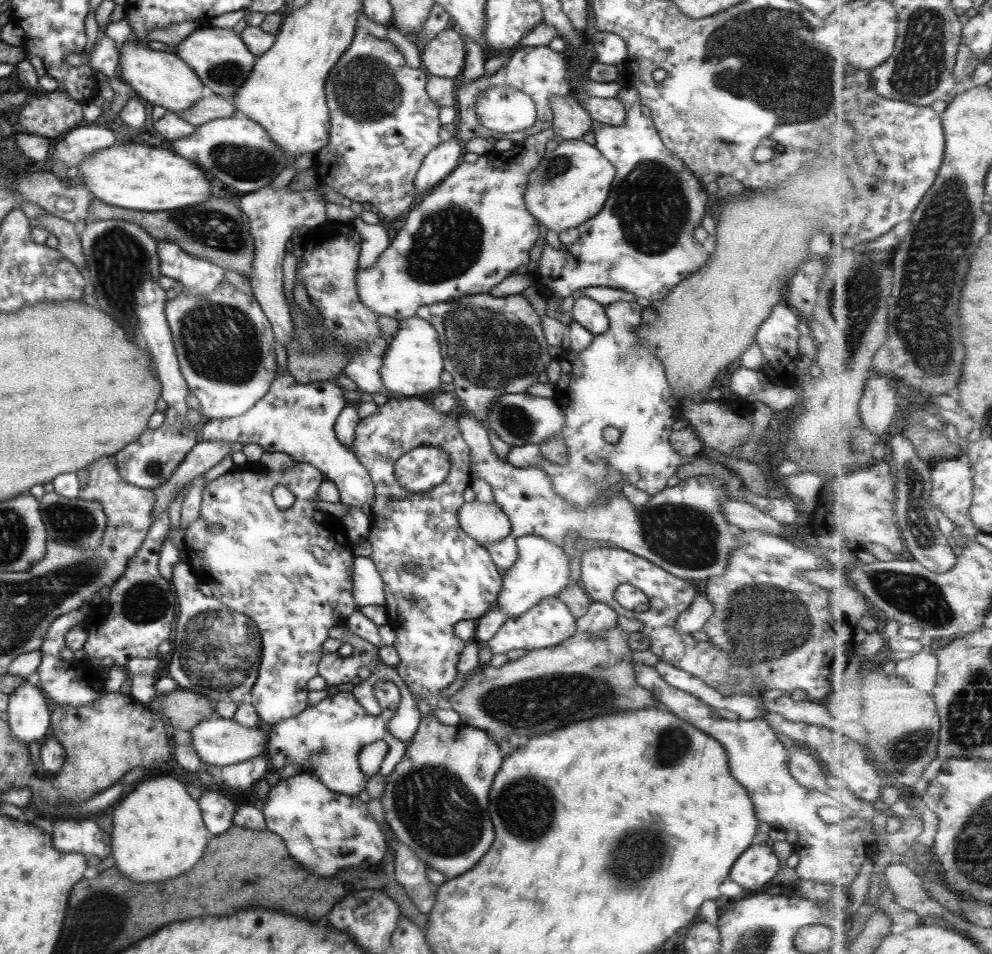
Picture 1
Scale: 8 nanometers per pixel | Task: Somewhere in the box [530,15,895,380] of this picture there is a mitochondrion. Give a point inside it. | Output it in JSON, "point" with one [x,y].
{"point":[796,103]}

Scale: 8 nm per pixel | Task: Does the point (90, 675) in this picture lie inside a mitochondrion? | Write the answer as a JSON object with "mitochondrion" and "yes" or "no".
{"mitochondrion":"no"}

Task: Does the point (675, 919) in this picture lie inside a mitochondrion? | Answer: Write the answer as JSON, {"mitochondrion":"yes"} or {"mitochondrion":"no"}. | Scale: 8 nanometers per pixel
{"mitochondrion":"no"}

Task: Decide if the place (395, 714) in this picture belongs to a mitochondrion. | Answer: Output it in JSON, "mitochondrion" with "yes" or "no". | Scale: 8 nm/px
{"mitochondrion":"no"}

